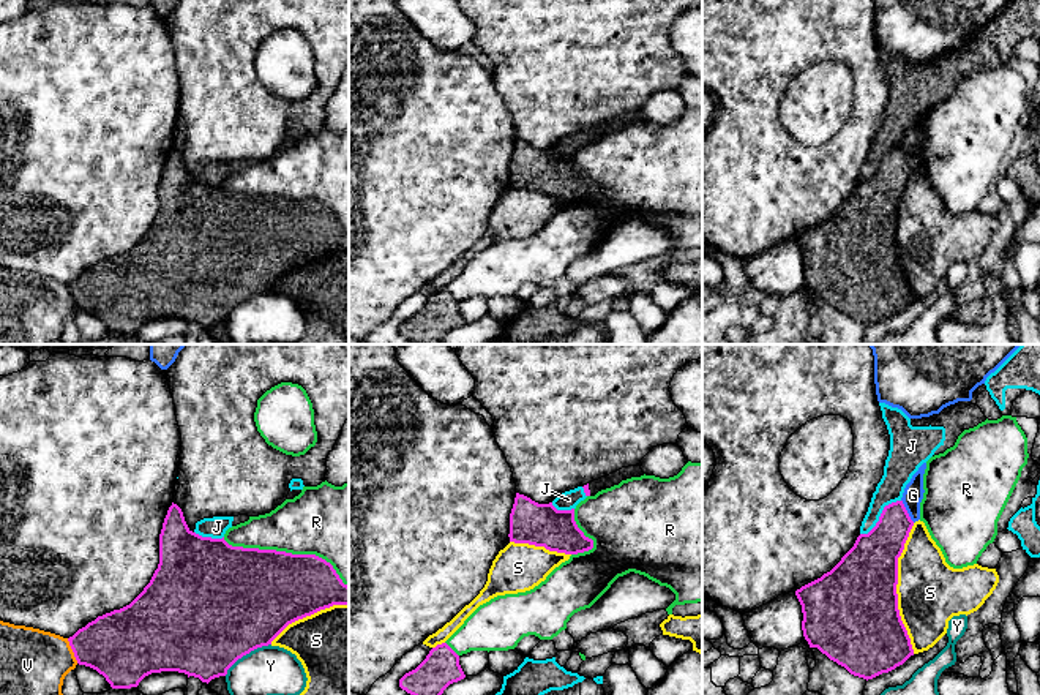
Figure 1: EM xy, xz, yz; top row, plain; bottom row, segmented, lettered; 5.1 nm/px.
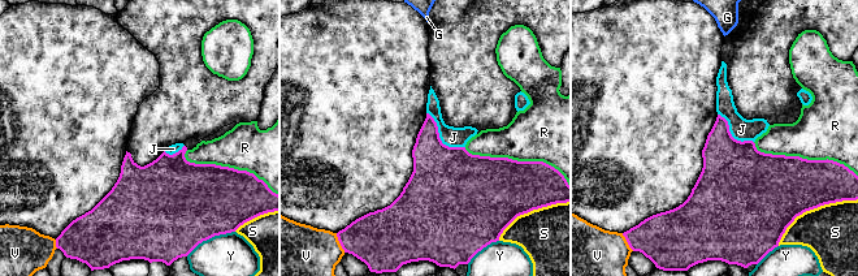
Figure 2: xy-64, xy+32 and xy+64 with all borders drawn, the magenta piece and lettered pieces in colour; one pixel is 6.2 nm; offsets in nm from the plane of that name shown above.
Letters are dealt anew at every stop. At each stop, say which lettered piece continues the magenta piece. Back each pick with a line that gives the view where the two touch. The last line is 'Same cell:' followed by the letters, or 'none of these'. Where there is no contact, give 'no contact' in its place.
Same cell: none of these

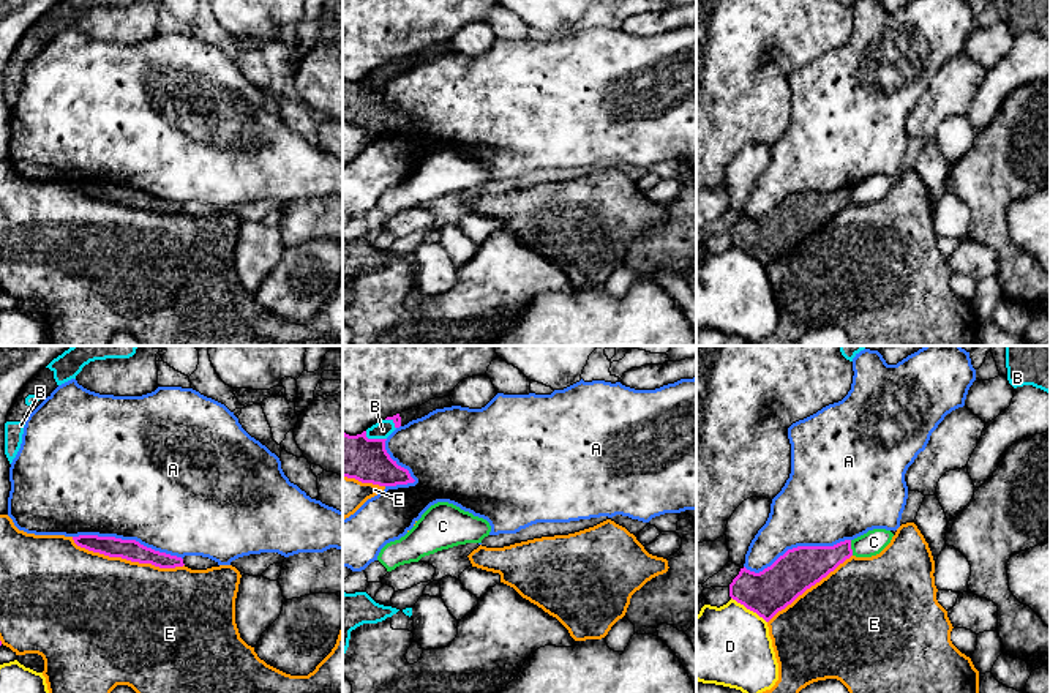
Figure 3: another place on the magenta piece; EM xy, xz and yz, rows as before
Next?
Same cell: none of these

